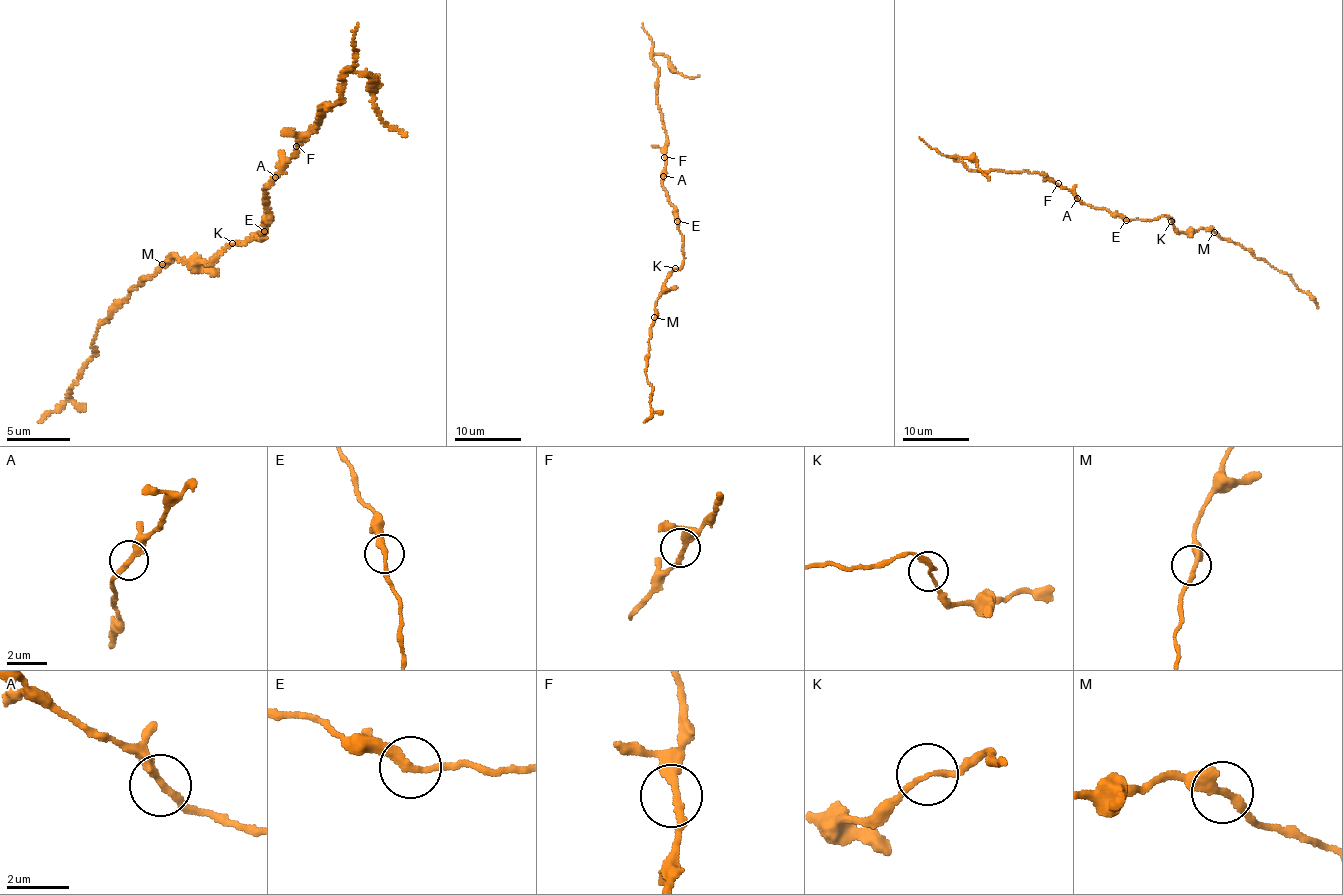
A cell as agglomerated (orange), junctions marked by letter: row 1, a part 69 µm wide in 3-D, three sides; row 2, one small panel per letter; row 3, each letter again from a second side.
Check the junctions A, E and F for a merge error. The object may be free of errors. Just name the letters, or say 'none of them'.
none of them

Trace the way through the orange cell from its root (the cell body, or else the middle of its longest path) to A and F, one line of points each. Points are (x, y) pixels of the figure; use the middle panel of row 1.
A: (678, 222), (675, 206), (669, 202), (663, 186), (663, 176)
F: (678, 222), (675, 206), (669, 202), (663, 186), (664, 157)

